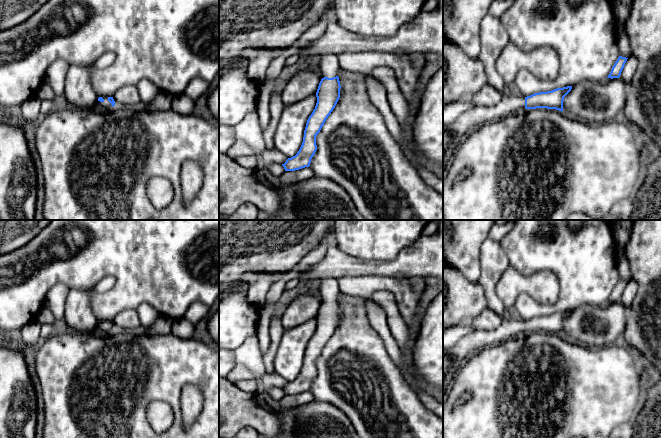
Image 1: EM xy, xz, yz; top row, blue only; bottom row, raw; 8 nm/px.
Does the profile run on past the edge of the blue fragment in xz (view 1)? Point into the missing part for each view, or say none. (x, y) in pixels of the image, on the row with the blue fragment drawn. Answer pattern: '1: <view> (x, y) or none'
1: xz (329, 66)

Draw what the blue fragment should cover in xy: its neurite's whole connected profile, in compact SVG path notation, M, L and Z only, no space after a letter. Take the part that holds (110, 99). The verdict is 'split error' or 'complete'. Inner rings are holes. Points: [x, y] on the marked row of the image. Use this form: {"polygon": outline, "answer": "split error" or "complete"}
{"polygon": "M99 97L96 104L96 108L104 110L110 109L114 106L115 106L115 101L113 97Z", "answer": "split error"}

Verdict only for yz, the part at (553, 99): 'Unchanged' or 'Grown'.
Grown

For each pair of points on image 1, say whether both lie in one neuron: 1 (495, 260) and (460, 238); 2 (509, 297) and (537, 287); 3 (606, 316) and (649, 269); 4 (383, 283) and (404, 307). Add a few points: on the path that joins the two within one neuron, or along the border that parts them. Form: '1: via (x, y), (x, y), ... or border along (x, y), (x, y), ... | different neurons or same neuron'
1: border along (487, 237), (480, 248), (480, 273) | different neurons
2: via (516, 290), (519, 287), (530, 287) | same neuron
3: border along (628, 308), (627, 325), (623, 331) | different neurons
4: via (390, 284), (404, 300) | same neuron

